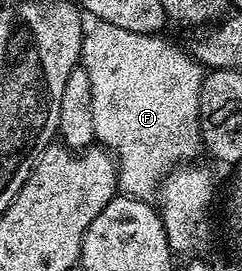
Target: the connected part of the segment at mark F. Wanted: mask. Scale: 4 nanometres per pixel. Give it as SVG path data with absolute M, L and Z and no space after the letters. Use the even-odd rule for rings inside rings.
M98 22L82 35L80 66L86 70L92 88L94 137L116 159L119 191L134 198L153 199L159 193L162 179L179 164L194 160L189 158L196 157L203 145L198 121L202 63L173 46L166 36L128 32L116 28L116 24Z

